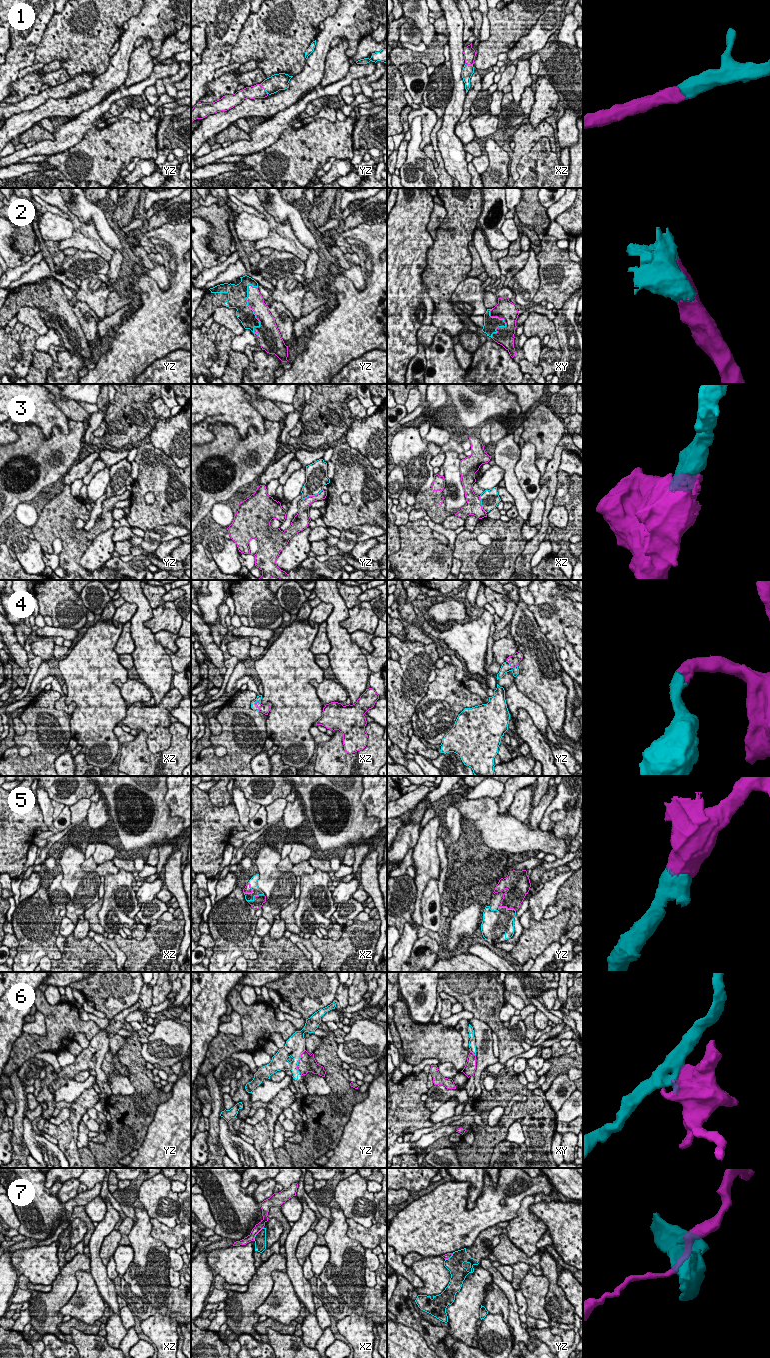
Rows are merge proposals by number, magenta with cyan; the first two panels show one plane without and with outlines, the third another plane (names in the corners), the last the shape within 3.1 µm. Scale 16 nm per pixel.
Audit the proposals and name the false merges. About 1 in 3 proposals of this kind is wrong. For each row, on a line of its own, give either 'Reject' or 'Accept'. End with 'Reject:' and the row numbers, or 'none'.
1: Accept
2: Accept
3: Reject
4: Accept
5: Accept
6: Reject
7: Reject
Reject: 3, 6, 7

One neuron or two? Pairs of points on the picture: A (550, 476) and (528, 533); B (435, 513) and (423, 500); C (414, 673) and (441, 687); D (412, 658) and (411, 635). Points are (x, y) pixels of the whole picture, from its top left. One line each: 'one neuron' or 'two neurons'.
A: two neurons
B: one neuron
C: two neurons
D: two neurons

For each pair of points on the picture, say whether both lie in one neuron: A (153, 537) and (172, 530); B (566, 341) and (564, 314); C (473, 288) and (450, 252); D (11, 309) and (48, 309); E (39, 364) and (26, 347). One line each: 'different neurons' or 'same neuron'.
A: same neuron
B: same neuron
C: different neurons
D: same neuron
E: different neurons

